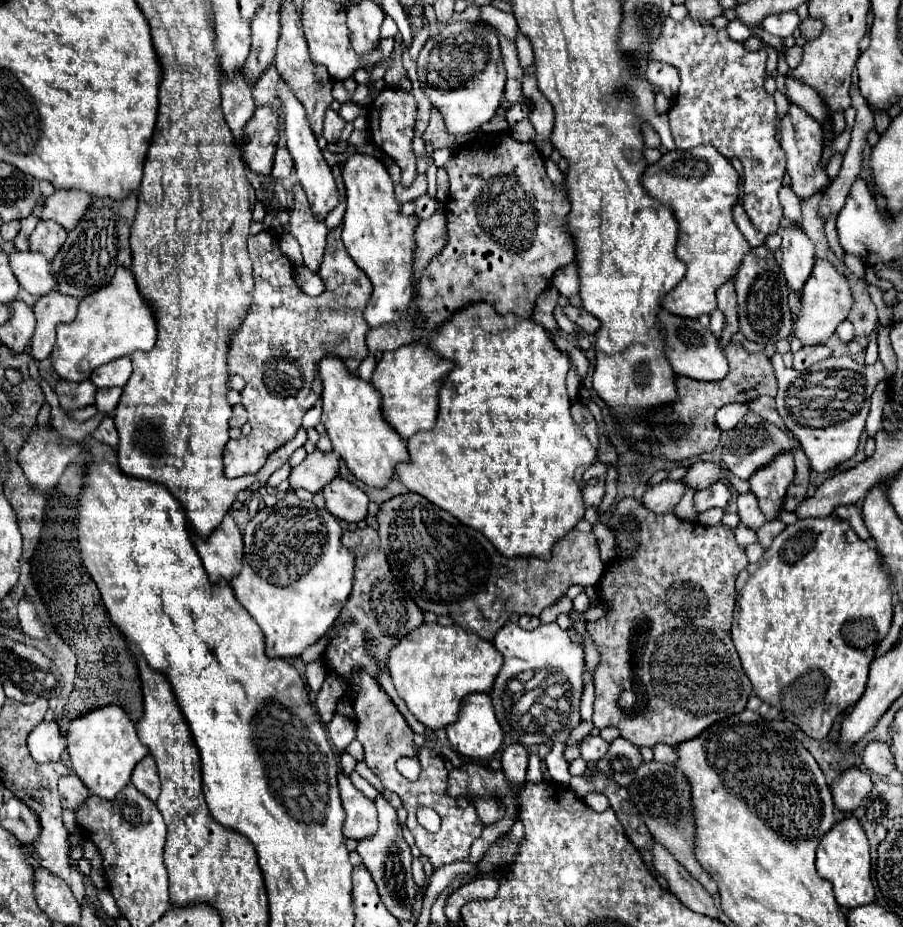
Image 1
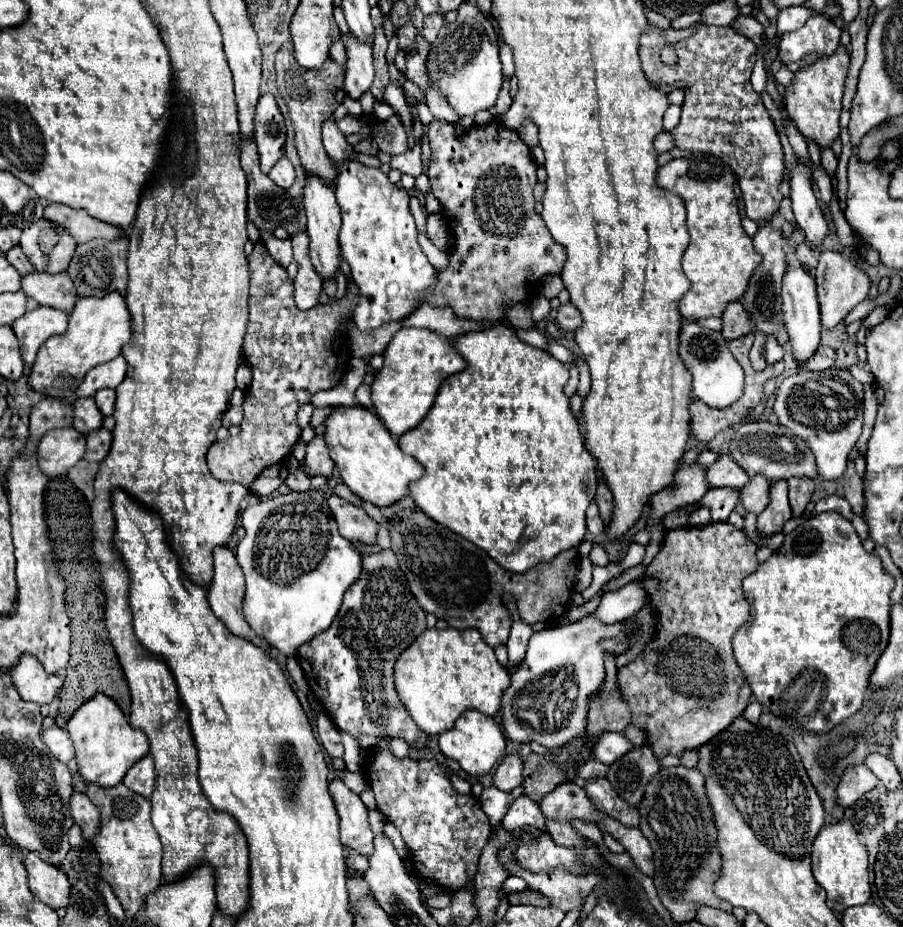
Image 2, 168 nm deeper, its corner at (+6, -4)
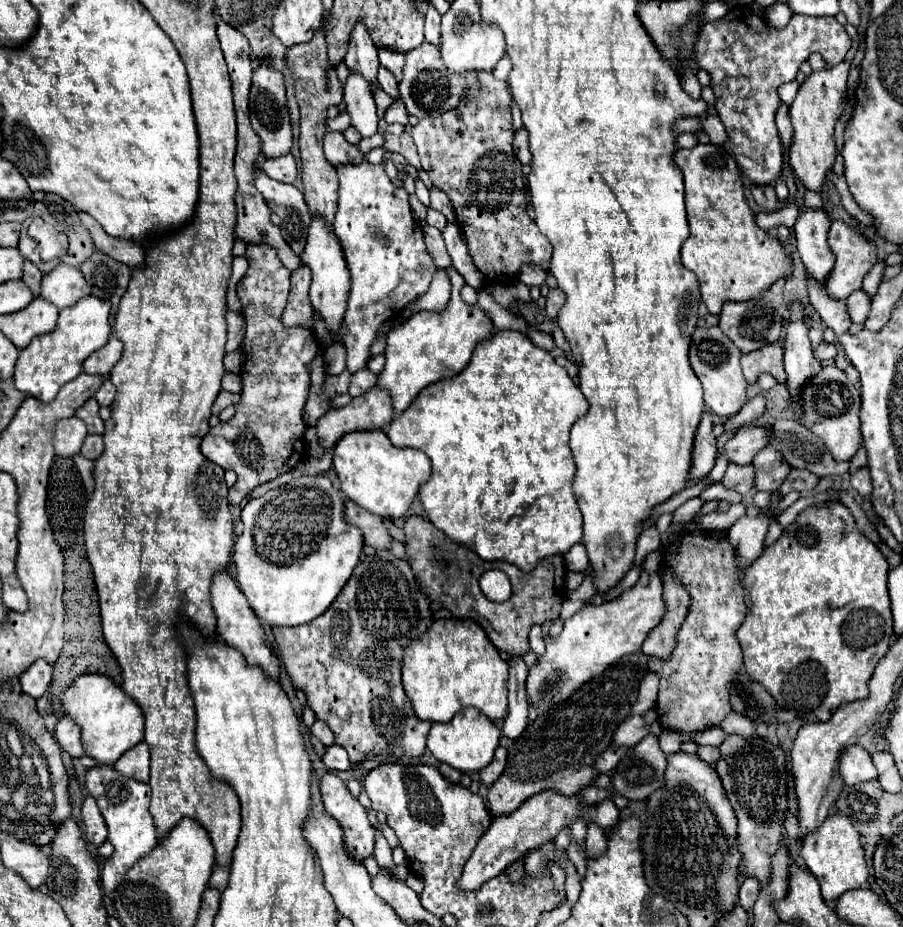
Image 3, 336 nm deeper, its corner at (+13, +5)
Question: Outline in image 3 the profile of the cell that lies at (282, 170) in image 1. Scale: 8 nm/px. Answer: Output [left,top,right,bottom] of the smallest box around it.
[263,154,297,184]

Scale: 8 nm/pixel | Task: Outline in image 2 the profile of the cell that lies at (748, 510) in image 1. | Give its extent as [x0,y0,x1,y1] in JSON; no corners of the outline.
[742,477,772,513]

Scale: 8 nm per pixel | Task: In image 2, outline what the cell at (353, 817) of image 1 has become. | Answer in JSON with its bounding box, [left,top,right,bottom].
[330,779,374,855]

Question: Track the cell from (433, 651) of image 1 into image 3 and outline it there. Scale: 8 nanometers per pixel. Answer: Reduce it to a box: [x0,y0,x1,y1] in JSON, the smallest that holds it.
[401,620,507,722]

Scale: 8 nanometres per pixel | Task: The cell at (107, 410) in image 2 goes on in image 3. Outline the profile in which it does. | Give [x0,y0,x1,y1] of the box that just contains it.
[95,380,115,406]

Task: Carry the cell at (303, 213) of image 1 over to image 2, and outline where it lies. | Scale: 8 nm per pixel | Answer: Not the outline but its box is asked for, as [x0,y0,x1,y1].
[292,231,322,311]

